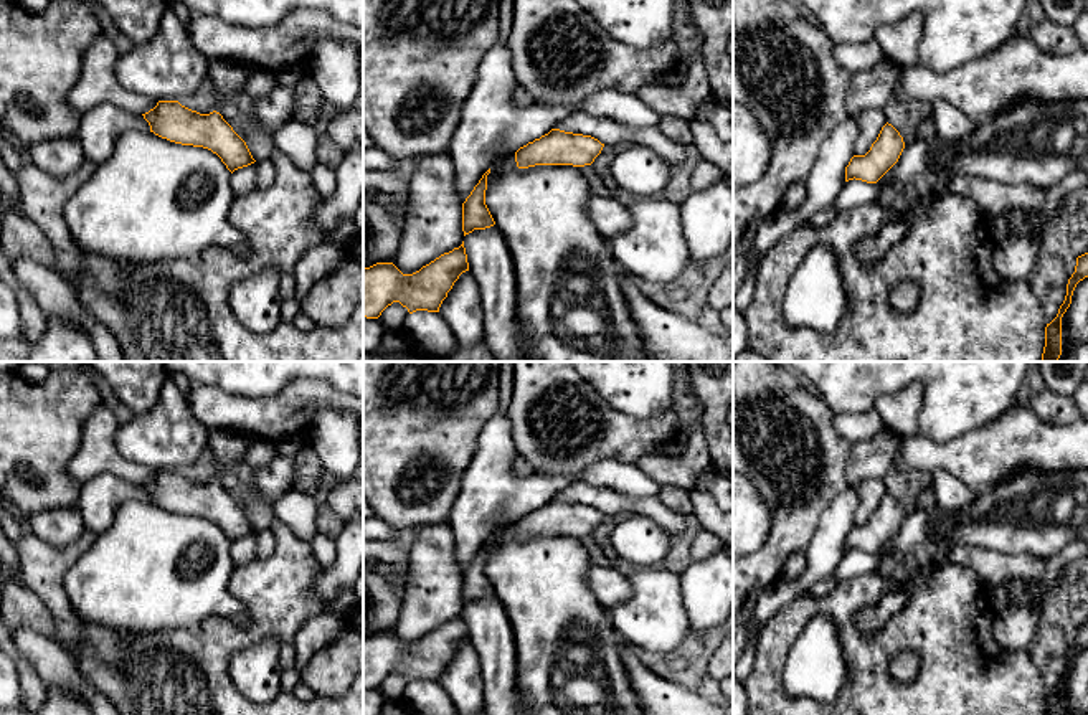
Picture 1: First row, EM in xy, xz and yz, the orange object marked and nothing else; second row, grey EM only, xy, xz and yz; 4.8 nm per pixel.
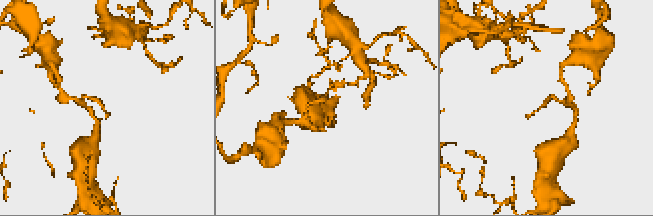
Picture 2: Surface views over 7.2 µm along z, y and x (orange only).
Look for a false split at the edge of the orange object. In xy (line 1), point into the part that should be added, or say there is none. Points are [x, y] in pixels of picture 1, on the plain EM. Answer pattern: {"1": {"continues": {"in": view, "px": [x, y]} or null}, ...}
{"1": {"continues": {"in": "xy", "px": [228, 449]}}}

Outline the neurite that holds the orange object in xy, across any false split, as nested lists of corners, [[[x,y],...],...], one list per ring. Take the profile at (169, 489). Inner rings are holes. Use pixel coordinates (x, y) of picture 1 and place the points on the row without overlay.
[[[226,429],[210,434],[208,449],[215,464],[215,481],[200,484],[178,471],[158,471],[154,479],[142,484],[150,495],[150,502],[175,514],[211,520],[231,543],[254,533],[246,512],[220,484],[225,471],[246,466],[246,451],[251,439]]]

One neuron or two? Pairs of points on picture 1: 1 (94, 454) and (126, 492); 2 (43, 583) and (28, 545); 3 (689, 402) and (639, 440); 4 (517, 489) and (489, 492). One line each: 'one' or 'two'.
1: two
2: one
3: one
4: one

